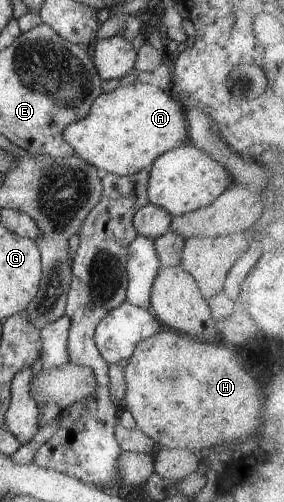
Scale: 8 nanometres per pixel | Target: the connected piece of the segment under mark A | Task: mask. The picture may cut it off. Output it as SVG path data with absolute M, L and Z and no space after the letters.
M149 83L122 85L112 92L101 93L91 105L89 114L67 125L63 136L79 156L97 170L107 170L117 176L131 176L143 168L150 168L153 161L171 149L189 143L185 109L173 93L163 92Z

